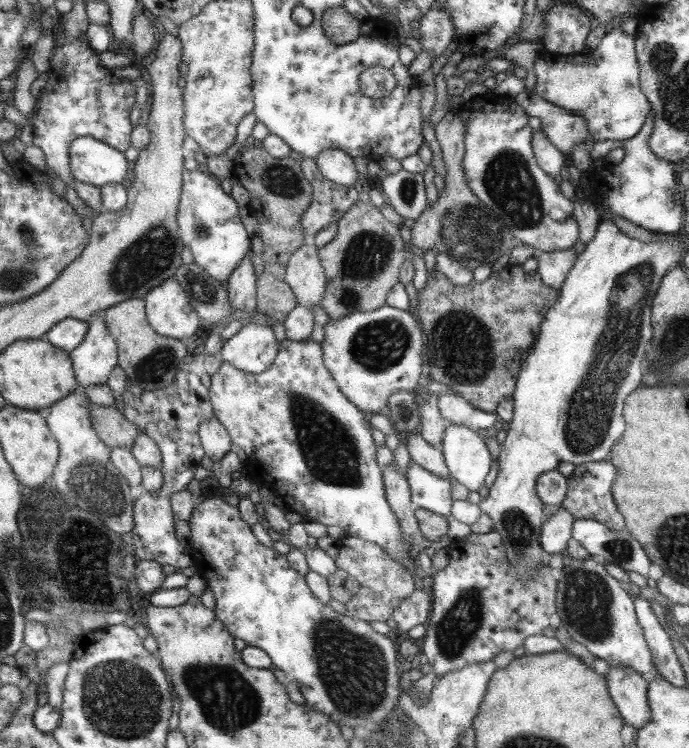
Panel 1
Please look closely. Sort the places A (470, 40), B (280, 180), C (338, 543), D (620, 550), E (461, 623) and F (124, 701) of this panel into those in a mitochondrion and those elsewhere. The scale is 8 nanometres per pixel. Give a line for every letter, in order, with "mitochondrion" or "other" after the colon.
A: other
B: mitochondrion
C: other
D: mitochondrion
E: mitochondrion
F: mitochondrion

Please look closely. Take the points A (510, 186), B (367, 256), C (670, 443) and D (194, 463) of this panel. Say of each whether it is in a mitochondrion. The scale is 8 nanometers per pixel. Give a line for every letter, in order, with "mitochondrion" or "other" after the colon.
A: mitochondrion
B: mitochondrion
C: other
D: other

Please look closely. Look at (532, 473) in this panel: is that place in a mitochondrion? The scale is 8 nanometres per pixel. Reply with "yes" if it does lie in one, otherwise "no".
no

